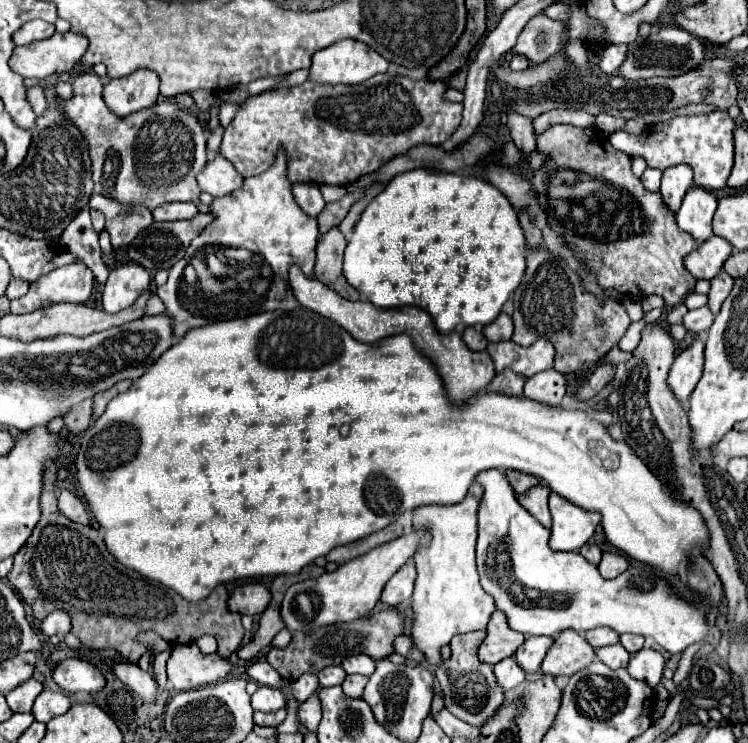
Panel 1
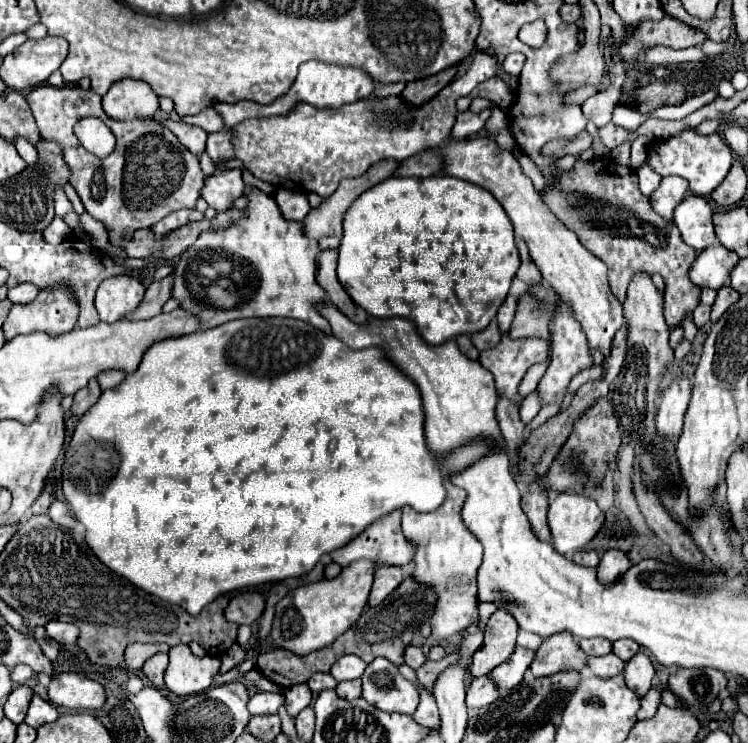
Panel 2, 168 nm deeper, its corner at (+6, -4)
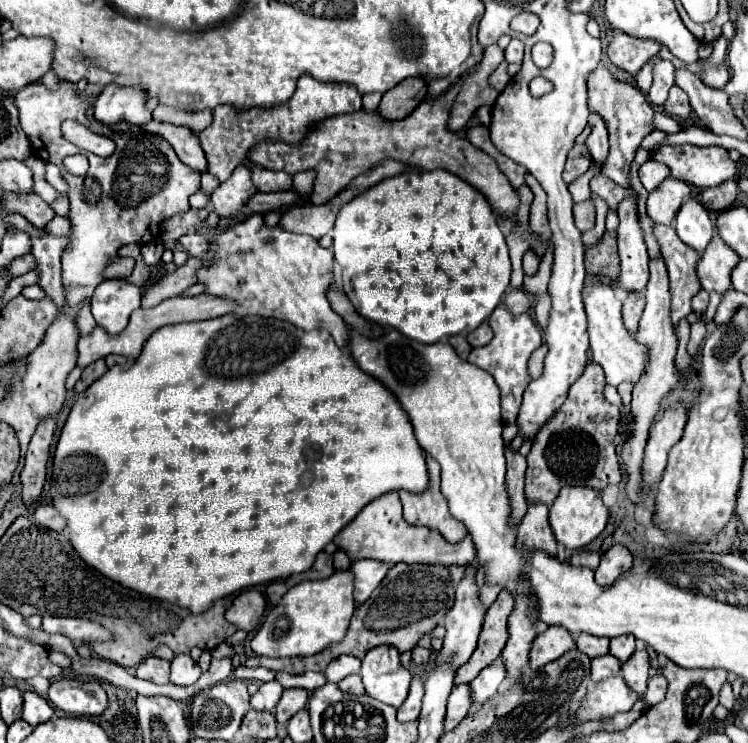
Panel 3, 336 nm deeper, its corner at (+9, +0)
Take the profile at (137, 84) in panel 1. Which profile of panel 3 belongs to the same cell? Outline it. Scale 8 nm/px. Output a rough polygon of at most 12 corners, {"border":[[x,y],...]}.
{"border":[[110,84],[94,116],[106,124],[144,124],[152,118],[144,88]]}

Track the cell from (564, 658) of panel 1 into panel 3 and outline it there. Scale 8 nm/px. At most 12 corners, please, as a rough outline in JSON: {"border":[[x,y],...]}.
{"border":[[550,626],[532,642],[530,668],[564,656],[576,644],[564,626]]}

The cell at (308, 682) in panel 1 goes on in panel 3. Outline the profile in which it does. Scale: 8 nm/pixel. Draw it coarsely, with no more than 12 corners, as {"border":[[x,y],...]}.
{"border":[[284,690],[276,704],[276,720],[286,724],[298,710],[306,708],[308,692]]}

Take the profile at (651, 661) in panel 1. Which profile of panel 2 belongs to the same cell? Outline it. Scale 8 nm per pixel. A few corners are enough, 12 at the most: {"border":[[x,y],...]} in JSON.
{"border":[[635,654],[625,664],[625,682],[637,696],[649,692],[655,668]]}

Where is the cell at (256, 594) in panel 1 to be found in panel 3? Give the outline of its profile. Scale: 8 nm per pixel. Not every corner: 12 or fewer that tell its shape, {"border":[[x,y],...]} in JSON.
{"border":[[244,590],[226,610],[236,628],[252,630],[264,610],[258,590]]}

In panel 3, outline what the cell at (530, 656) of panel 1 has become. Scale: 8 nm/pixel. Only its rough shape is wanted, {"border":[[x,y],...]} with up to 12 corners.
{"border":[[496,658],[470,682],[474,706],[498,692],[506,678],[502,658]]}

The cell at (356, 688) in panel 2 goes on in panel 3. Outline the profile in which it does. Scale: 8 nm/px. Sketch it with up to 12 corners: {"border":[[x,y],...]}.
{"border":[[358,674],[340,680],[338,688],[350,694],[364,694]]}

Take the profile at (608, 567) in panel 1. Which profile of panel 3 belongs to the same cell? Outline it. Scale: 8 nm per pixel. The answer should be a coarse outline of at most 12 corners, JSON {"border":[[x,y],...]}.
{"border":[[616,544],[602,554],[596,582],[610,586],[632,568],[632,554]]}

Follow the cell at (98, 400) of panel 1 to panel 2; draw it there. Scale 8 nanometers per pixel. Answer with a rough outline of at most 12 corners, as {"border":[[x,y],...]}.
{"border":[[107,370],[99,374],[101,390],[115,388],[125,372]]}

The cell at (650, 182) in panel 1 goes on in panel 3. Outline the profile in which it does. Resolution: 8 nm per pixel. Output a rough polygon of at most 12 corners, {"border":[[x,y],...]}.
{"border":[[656,160],[640,166],[640,182],[652,192],[670,170]]}

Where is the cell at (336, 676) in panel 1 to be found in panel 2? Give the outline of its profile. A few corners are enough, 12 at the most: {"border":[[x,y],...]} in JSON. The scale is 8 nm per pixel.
{"border":[[315,674],[307,680],[313,694],[327,688],[333,690],[337,682],[331,674]]}

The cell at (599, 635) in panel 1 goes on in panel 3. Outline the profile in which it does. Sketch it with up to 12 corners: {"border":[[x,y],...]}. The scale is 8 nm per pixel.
{"border":[[580,634],[578,650],[590,658],[608,654],[608,638]]}

